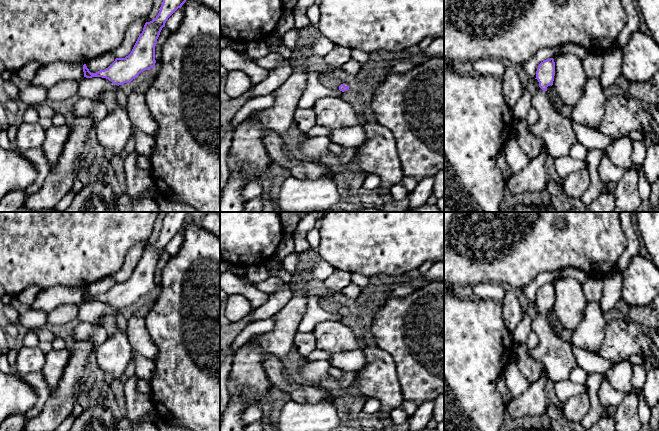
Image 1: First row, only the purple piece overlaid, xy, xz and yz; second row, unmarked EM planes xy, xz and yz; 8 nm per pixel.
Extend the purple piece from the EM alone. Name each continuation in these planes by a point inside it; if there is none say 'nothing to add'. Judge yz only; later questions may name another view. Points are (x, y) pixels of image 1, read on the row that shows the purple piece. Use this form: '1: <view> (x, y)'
1: yz (556, 131)

